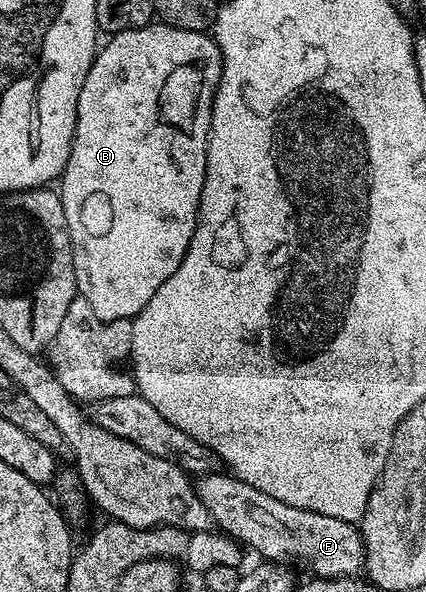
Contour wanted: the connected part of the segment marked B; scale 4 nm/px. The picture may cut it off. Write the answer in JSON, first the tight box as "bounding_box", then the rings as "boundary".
{"bounding_box":[59,21,221,321],"boundary":[[[154,21],[139,29],[127,29],[108,36],[103,46],[93,59],[91,69],[83,81],[83,89],[79,89],[79,105],[77,106],[77,124],[73,134],[71,153],[67,157],[65,172],[59,180],[59,194],[63,201],[63,213],[67,217],[67,229],[73,246],[75,261],[75,281],[77,294],[95,309],[95,317],[103,321],[133,320],[155,297],[155,289],[179,269],[183,257],[189,248],[191,237],[197,224],[197,210],[203,193],[205,166],[207,165],[207,145],[209,144],[209,126],[213,112],[213,95],[217,92],[217,83],[221,79],[221,54],[212,34],[203,31],[188,31],[173,27],[170,23]]]}

